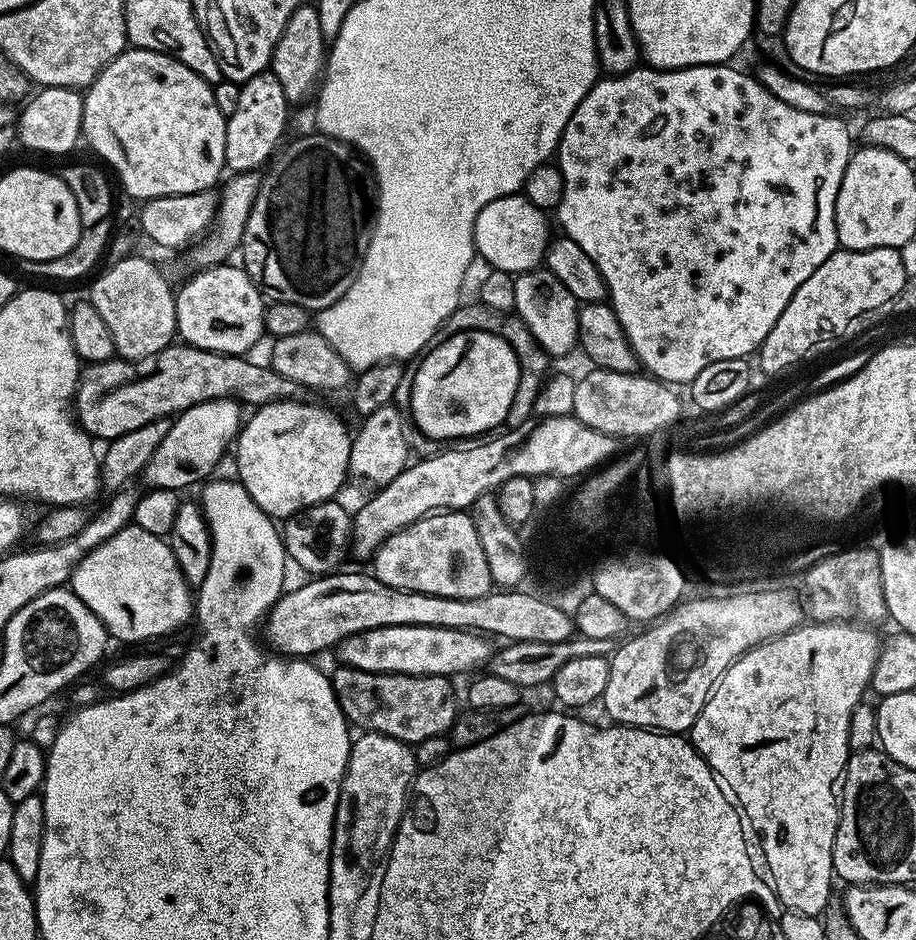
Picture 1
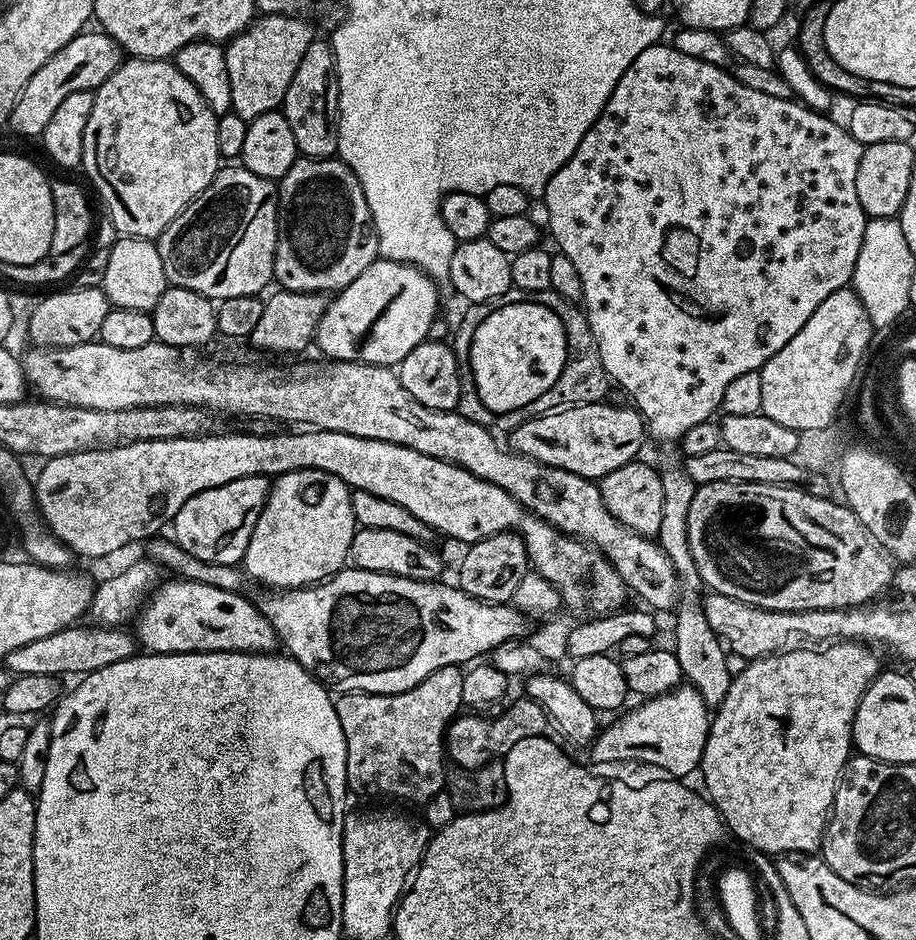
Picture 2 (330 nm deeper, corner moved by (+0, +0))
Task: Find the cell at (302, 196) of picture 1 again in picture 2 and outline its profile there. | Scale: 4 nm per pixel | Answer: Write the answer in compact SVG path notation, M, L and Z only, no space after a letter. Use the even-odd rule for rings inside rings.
M297 158L278 181L278 191L278 238L272 274L283 291L335 294L350 286L380 256L380 239L362 182L343 160Z

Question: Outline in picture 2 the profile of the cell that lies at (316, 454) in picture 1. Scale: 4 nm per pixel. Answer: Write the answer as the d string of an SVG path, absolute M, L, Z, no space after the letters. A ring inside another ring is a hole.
M294 470L288 474L282 474L271 481L264 509L254 526L254 534L250 534L250 542L246 546L246 554L242 561L243 571L246 573L247 579L249 576L250 579L257 580L260 584L265 584L265 589L268 590L306 588L310 584L319 584L320 581L327 580L328 577L339 572L341 568L349 563L350 557L348 551L352 545L352 539L357 527L358 523L355 518L355 512L352 509L352 492L348 485L342 482L342 478L338 478L334 474L326 474L326 470Z

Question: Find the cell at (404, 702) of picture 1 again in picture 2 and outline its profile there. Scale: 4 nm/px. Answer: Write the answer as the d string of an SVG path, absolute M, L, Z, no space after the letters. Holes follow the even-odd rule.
M457 665L442 666L442 670L434 670L418 686L414 686L405 692L395 692L394 694L378 694L377 692L346 692L335 697L334 703L338 722L342 722L342 734L346 738L346 778L348 779L348 791L360 796L393 796L396 800L413 800L416 806L423 805L434 794L438 794L446 784L446 751L445 751L445 733L448 731L448 725L458 716L461 711L464 699L462 698L462 678L464 672Z

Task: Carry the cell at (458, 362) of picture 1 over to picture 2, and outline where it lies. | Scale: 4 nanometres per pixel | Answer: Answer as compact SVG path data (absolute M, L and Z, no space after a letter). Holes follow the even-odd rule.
M537 304L506 305L491 309L473 332L469 352L470 378L478 398L494 413L513 412L534 402L558 382L568 357L568 335L560 321L560 313Z

